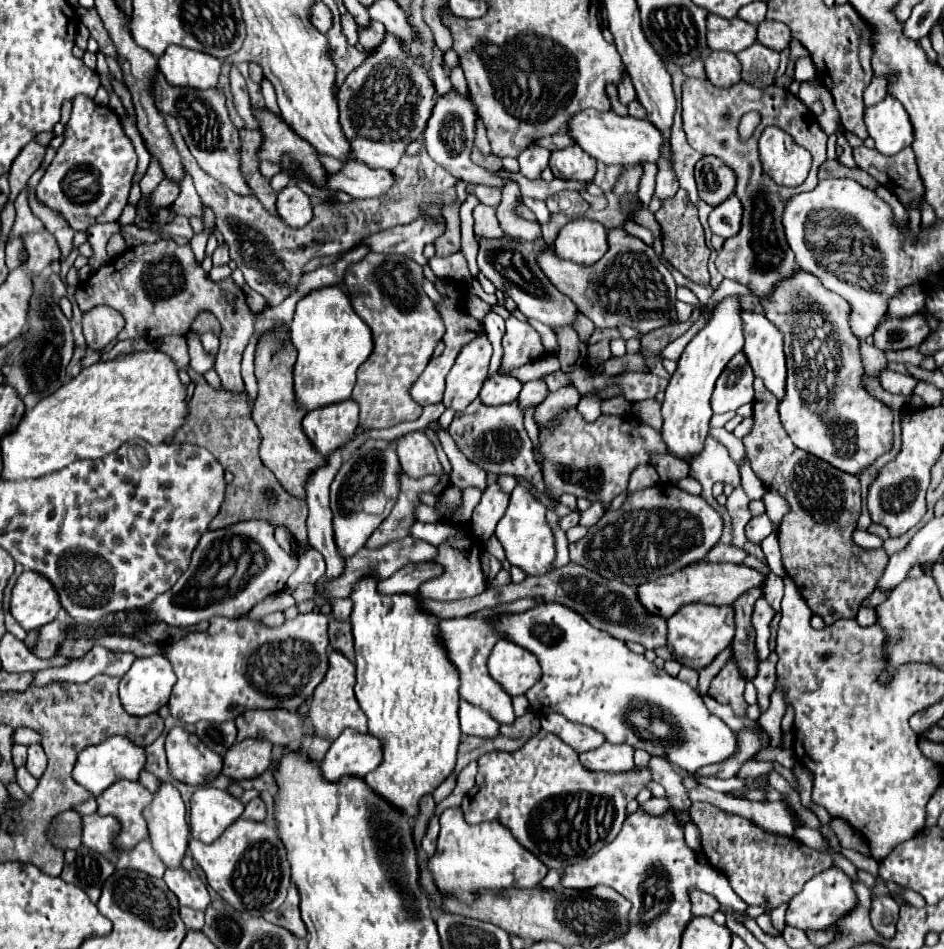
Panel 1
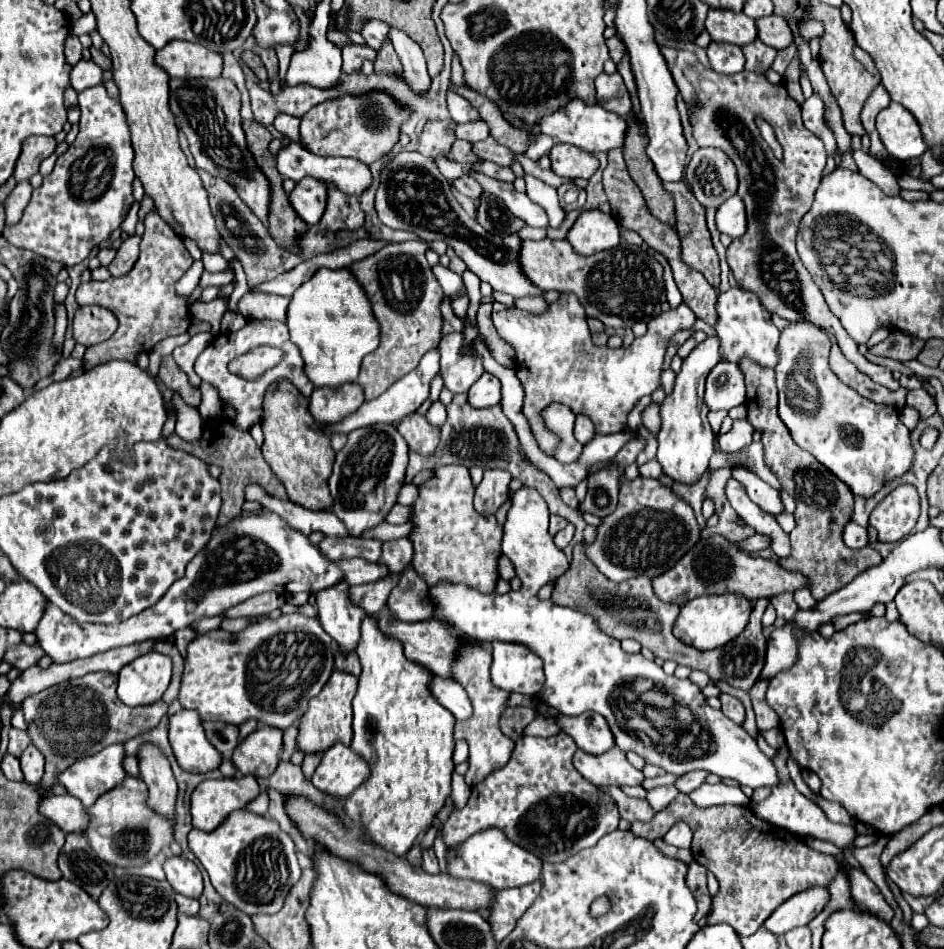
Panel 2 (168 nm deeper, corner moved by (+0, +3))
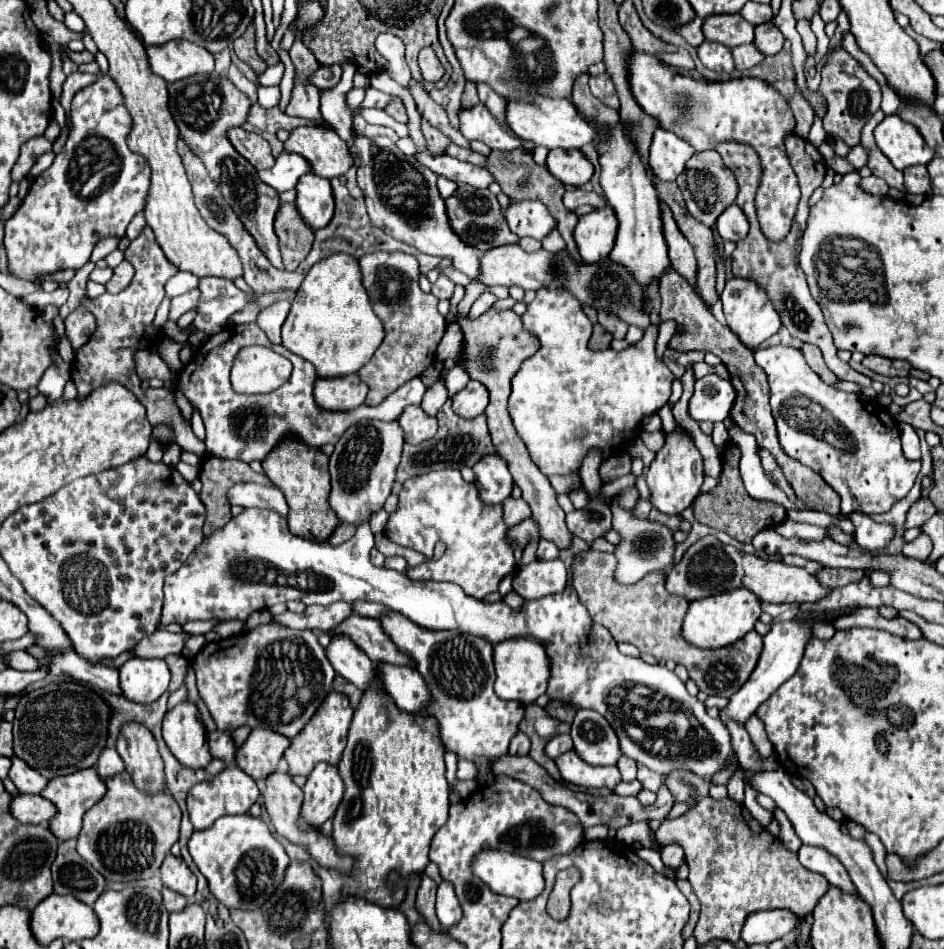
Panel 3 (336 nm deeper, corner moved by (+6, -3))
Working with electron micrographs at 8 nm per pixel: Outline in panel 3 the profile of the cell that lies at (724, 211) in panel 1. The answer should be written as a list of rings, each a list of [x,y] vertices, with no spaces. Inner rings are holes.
[[[730,205],[730,209],[722,211],[722,217],[716,221],[716,229],[724,241],[742,241],[748,233],[748,221],[738,205]]]

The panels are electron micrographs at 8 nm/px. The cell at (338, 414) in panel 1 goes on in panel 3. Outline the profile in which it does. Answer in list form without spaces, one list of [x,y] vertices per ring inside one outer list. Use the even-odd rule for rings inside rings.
[[[358,375],[318,379],[314,385],[314,399],[318,407],[326,411],[350,411],[364,403],[368,387],[358,379]]]

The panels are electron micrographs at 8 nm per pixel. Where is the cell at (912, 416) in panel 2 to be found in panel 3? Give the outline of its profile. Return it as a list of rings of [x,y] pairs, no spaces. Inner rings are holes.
[[[900,423],[900,437],[902,437],[902,451],[908,459],[920,459],[920,445],[918,445],[918,435],[912,425]]]

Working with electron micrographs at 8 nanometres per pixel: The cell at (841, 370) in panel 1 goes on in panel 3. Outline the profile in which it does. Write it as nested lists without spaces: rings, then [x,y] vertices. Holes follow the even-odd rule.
[[[776,345],[768,349],[756,349],[754,353],[756,363],[766,371],[770,383],[770,405],[772,415],[778,427],[778,439],[782,449],[798,459],[802,465],[814,469],[834,491],[842,497],[842,513],[884,513],[888,511],[898,499],[902,499],[914,485],[916,475],[920,471],[920,461],[908,461],[902,453],[898,423],[890,415],[890,411],[880,405],[880,417],[870,411],[870,403],[858,401],[854,393],[838,391],[826,385],[802,357],[802,349]]]

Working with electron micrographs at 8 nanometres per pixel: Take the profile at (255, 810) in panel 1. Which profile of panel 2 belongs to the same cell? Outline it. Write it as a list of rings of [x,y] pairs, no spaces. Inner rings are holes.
[[[262,791],[246,809],[252,813],[258,813],[258,815],[266,815],[268,813],[268,793]]]

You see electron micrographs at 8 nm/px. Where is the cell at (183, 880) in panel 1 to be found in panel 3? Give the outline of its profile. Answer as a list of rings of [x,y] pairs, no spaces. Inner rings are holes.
[[[168,853],[160,867],[160,879],[164,887],[178,891],[186,899],[192,899],[196,893],[196,875],[188,869],[182,857],[174,857]]]

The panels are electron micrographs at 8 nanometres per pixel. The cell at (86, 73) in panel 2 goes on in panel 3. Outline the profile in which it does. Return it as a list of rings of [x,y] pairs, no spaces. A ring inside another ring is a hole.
[[[78,71],[66,77],[66,83],[64,83],[64,91],[62,91],[62,107],[64,107],[67,115],[68,132],[71,129],[70,106],[72,97],[74,97],[74,95],[76,95],[80,89],[84,89],[86,85],[94,83],[94,79],[98,79],[98,75],[90,75],[90,73],[78,73]]]

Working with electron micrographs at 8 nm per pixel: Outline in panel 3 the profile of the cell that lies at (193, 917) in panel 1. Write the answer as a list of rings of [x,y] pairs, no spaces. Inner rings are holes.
[[[162,889],[162,895],[164,895],[164,907],[168,911],[182,911],[186,905],[188,905],[188,899],[182,897],[180,893],[174,893],[170,889]]]

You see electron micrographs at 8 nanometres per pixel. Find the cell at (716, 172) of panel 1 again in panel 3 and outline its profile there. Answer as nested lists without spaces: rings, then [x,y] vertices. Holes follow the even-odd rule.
[[[710,149],[710,151],[702,151],[702,153],[694,153],[690,157],[690,161],[686,163],[686,169],[678,175],[676,179],[682,195],[684,195],[684,201],[686,201],[686,207],[690,211],[692,217],[696,217],[698,221],[702,221],[704,225],[712,227],[718,219],[718,215],[734,203],[736,195],[738,195],[738,185],[736,185],[736,177],[734,173],[724,165],[722,157]]]

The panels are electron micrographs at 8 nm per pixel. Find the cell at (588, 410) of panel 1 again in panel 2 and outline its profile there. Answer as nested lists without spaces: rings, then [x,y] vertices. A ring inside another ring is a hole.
[[[578,415],[578,417],[576,417],[576,425],[574,425],[574,437],[576,437],[582,445],[588,445],[594,435],[596,435],[596,431],[594,431],[592,421],[590,421],[586,415]]]

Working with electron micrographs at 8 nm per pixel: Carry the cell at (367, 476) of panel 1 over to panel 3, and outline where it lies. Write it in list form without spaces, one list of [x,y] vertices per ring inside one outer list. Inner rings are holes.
[[[362,419],[352,425],[336,443],[334,453],[330,455],[330,507],[336,511],[340,523],[362,525],[376,511],[380,511],[392,493],[392,485],[396,481],[398,461],[402,457],[404,435],[398,421],[378,421],[378,419]]]

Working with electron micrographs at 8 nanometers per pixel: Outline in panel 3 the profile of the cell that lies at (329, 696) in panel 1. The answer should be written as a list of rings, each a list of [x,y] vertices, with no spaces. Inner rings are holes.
[[[332,691],[330,697],[326,697],[326,701],[322,701],[322,705],[318,707],[318,713],[314,713],[314,717],[302,729],[302,733],[298,733],[298,737],[294,737],[290,747],[286,749],[284,757],[290,767],[288,773],[308,777],[312,773],[314,765],[320,761],[338,765],[338,761],[344,753],[344,747],[346,747],[346,735],[348,735],[350,721],[352,721],[352,705],[350,705],[348,697]]]

